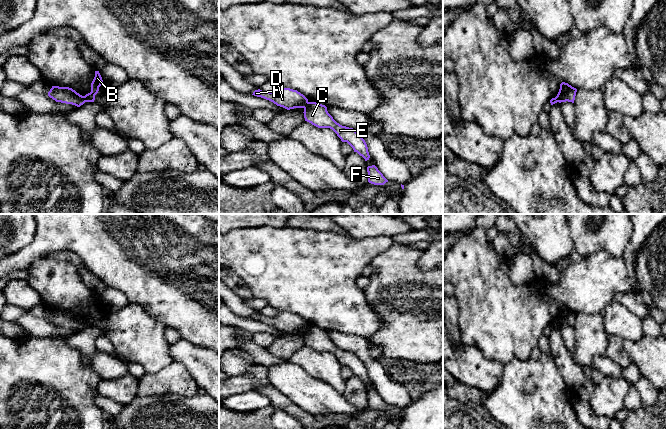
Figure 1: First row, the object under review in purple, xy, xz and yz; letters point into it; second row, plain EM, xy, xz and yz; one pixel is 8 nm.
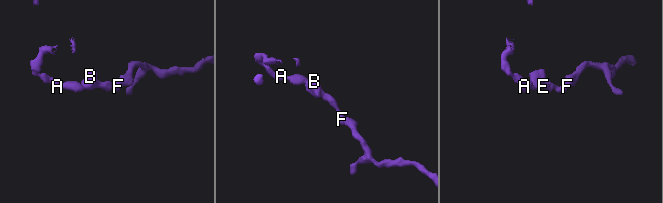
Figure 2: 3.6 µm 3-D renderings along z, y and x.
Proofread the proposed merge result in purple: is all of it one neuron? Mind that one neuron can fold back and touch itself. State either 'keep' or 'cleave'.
cleave

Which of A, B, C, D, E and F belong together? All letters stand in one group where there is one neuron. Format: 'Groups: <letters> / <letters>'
Groups: A D / B C E F

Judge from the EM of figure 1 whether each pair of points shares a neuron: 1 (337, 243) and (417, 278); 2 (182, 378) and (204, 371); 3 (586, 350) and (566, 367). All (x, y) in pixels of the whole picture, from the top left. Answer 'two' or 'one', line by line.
1: two
2: two
3: two

